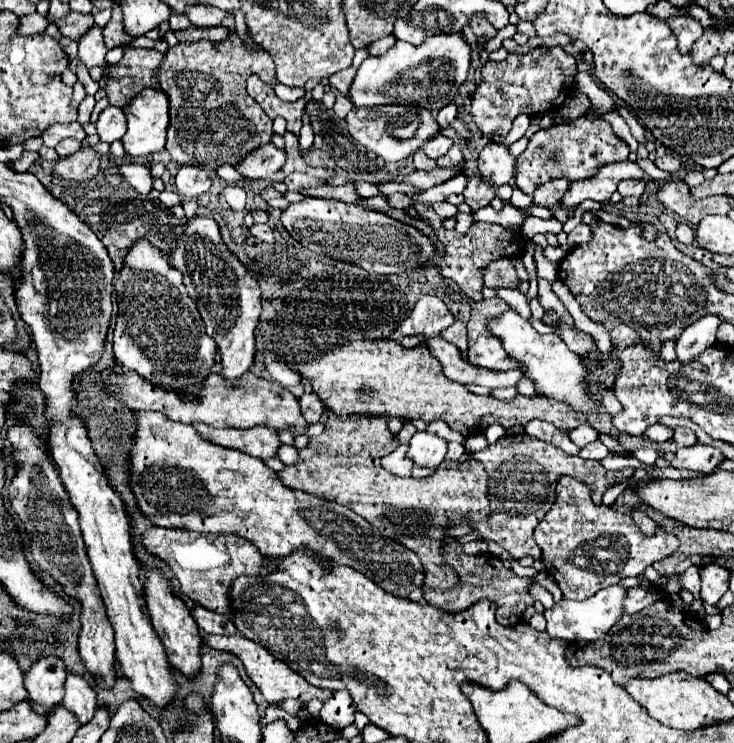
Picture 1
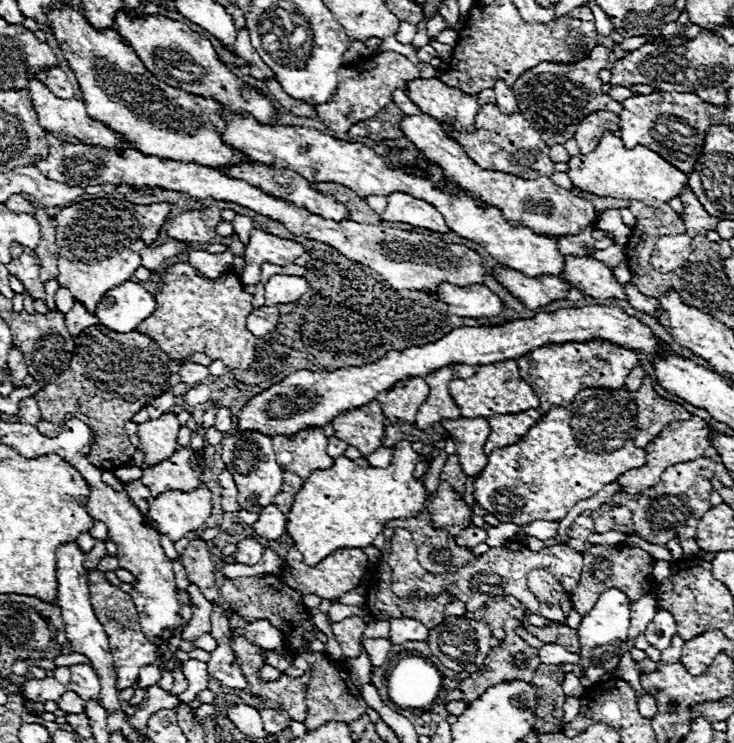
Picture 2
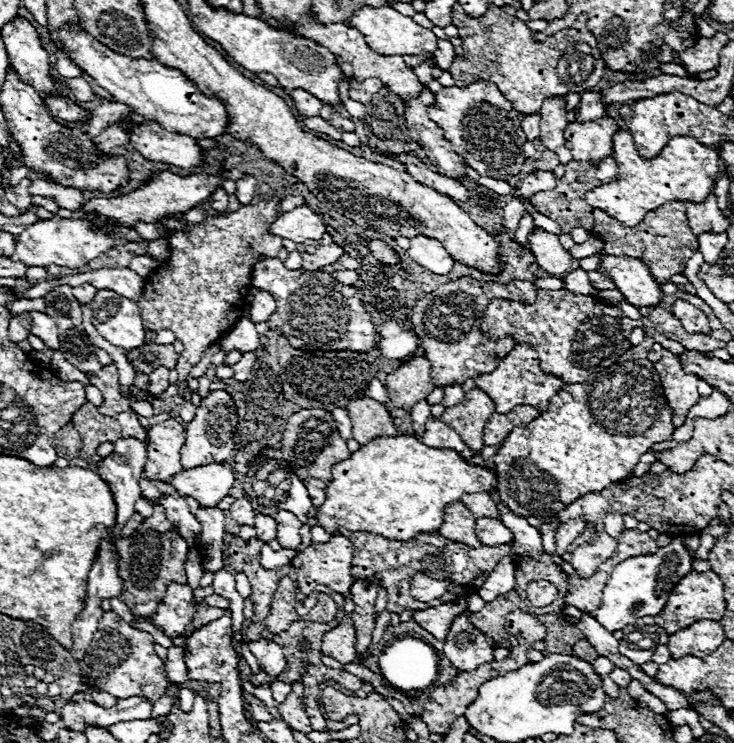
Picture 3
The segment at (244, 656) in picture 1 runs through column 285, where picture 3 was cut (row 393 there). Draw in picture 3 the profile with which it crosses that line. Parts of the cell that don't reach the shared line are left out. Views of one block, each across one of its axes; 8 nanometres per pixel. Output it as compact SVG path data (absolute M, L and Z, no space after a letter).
M662 350L662 358L654 364L654 368L660 376L664 398L672 410L672 416L686 418L688 410L700 402L700 394L696 394L698 376L686 374L678 356L668 350Z

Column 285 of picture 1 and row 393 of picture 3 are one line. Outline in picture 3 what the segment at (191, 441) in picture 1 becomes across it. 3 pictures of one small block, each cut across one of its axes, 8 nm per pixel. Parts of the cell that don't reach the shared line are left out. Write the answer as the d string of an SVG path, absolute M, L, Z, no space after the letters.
M518 344L500 364L494 372L490 374L482 374L478 378L474 378L476 388L480 388L482 392L486 392L492 402L496 404L496 412L498 414L508 414L510 410L514 410L514 406L518 404L530 404L536 410L544 412L548 408L550 398L562 388L562 380L554 378L552 374L544 374L540 370L540 362L536 358L536 352L532 346L528 344Z

